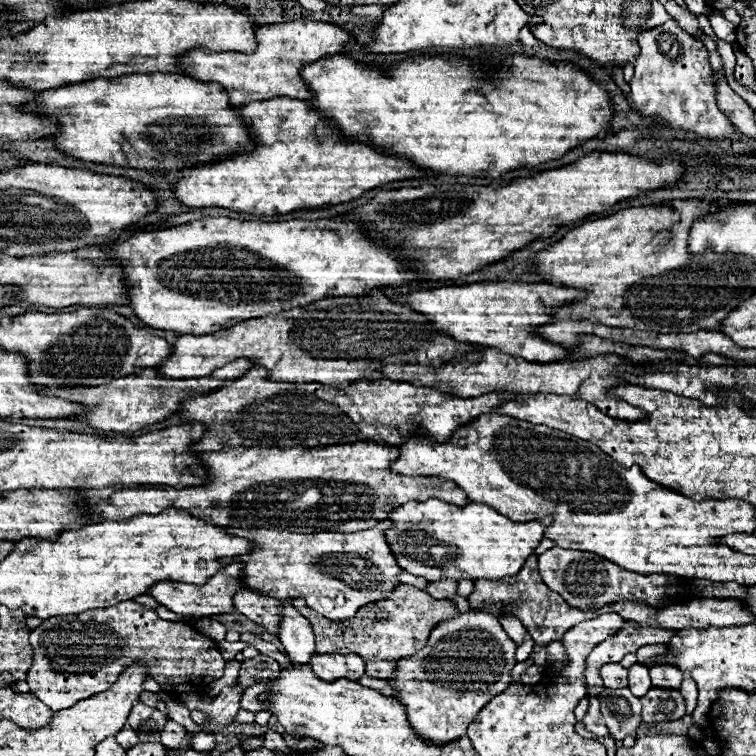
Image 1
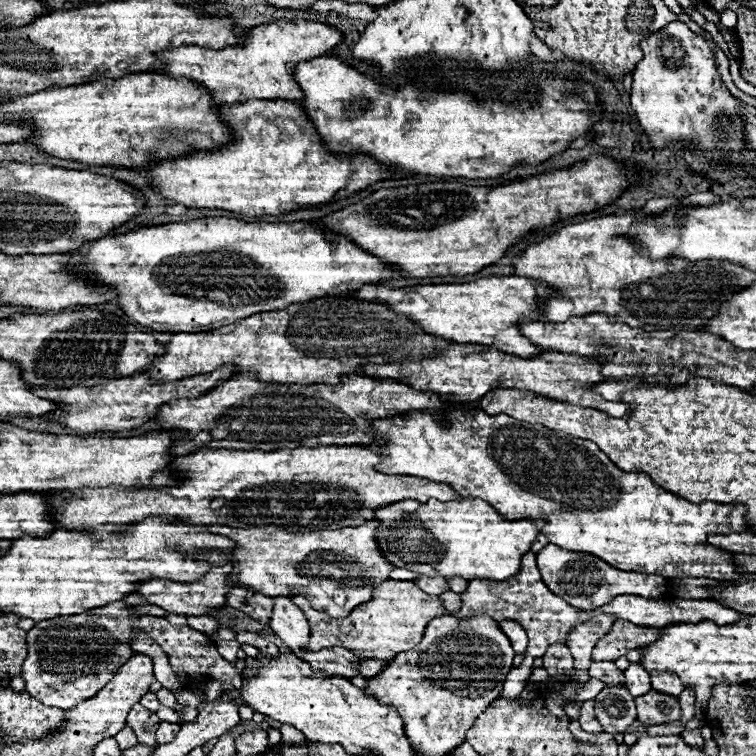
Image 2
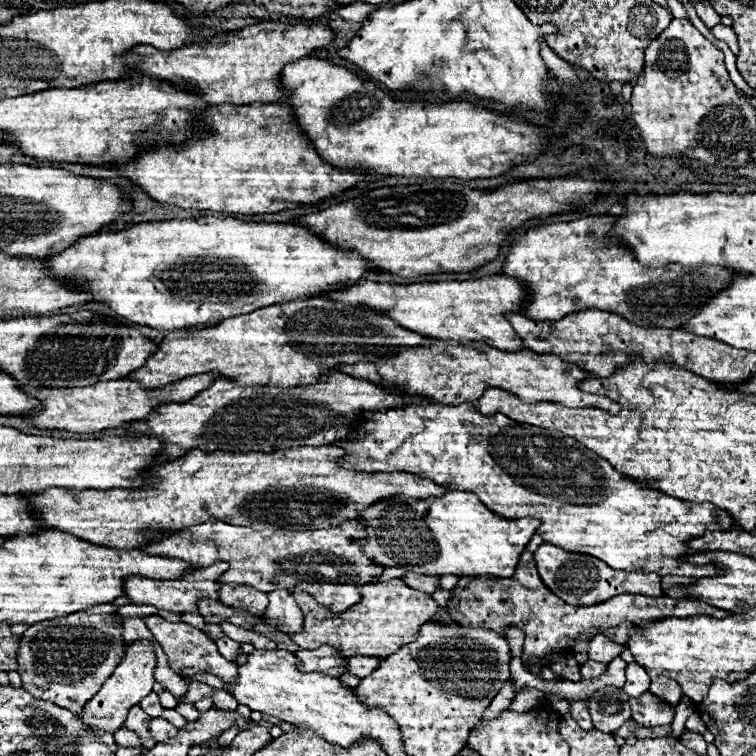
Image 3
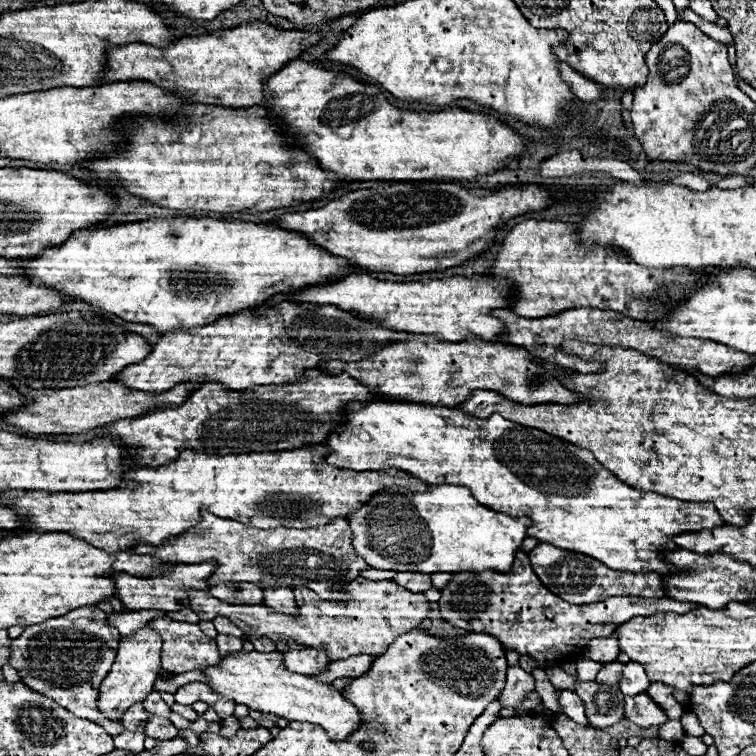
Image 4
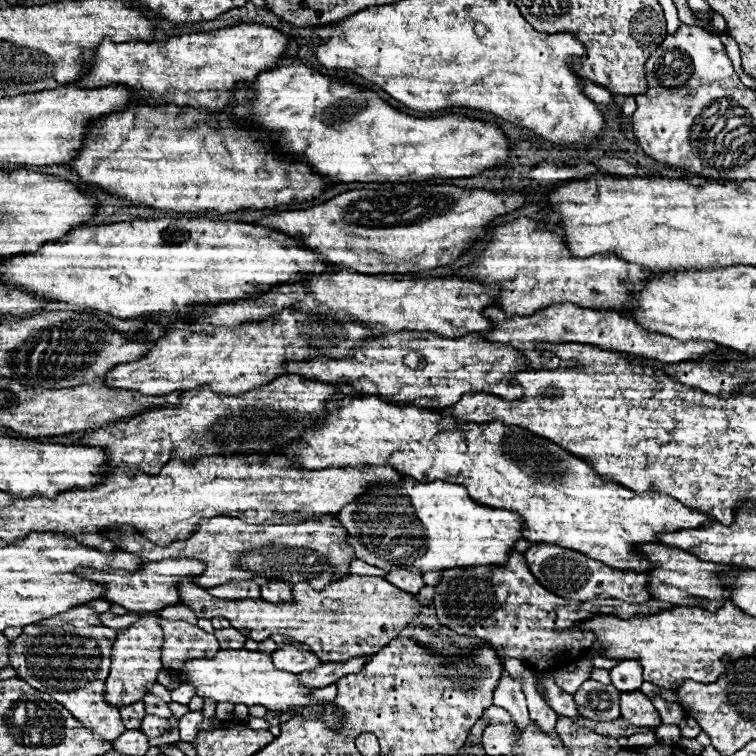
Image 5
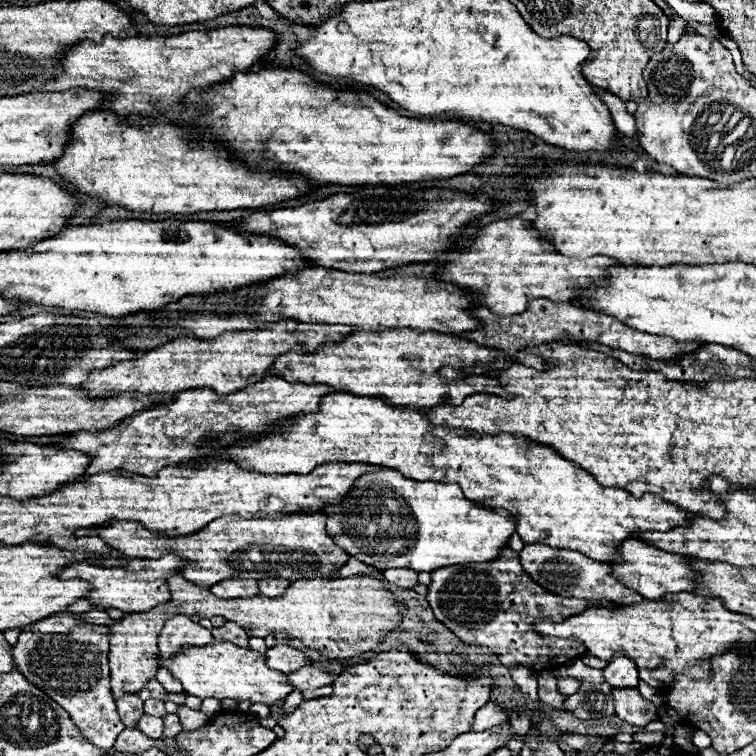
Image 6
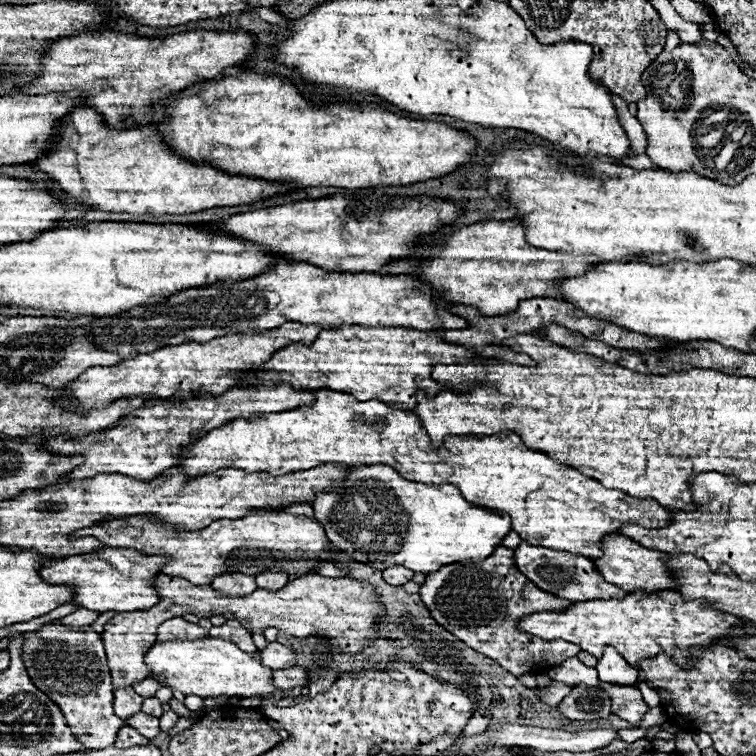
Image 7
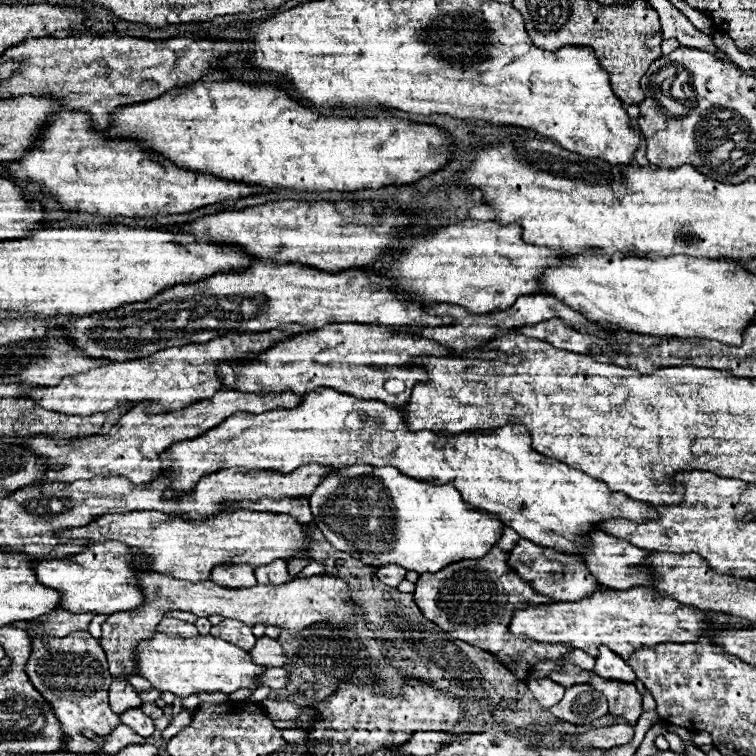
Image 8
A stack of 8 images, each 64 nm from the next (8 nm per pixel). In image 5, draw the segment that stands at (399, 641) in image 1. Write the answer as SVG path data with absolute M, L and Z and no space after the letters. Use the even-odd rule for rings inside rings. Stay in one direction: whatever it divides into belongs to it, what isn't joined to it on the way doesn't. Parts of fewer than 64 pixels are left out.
M356 574L328 584L322 592L312 590L310 584L294 584L292 604L270 604L264 600L218 600L210 596L206 588L194 584L182 584L178 590L182 602L192 608L198 618L228 618L230 624L242 632L258 630L258 640L266 640L272 634L290 636L296 642L308 644L312 652L322 652L324 662L342 662L356 656L376 654L408 624L412 624L414 616L418 616L422 608L414 594L396 588L386 578ZM326 598L340 602L342 608L338 612L324 610L322 602Z

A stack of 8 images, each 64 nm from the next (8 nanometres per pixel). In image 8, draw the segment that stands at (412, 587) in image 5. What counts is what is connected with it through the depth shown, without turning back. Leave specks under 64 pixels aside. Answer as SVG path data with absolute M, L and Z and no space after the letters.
M396 564L378 568L378 578L382 580L382 584L394 586L394 588L404 580L404 576L406 576L406 570L402 566L396 566Z

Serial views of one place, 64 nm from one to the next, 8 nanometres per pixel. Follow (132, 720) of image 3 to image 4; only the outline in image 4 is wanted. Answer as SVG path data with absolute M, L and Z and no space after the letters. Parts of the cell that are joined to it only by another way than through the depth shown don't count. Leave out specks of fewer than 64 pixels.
M134 704L132 708L128 708L122 716L122 724L126 730L132 730L132 732L140 732L140 734L146 734L144 726L146 726L146 712L142 708L142 704Z

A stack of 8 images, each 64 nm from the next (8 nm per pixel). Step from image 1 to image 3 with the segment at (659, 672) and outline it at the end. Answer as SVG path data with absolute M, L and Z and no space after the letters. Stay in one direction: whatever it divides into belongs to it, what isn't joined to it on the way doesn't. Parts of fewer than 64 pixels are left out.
M658 676L658 678L652 678L652 686L650 686L650 692L664 698L666 702L670 702L672 706L678 706L680 702L680 696L682 696L682 690L678 686L676 680L672 678L666 678L666 676Z

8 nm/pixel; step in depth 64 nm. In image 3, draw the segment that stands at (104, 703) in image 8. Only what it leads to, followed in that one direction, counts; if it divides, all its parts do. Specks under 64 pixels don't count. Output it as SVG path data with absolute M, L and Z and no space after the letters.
M100 604L80 614L30 626L24 632L18 652L18 674L22 676L24 688L40 700L54 702L74 714L80 714L84 704L112 676L118 662L122 662L126 646L122 624L124 618L118 616L116 604Z

